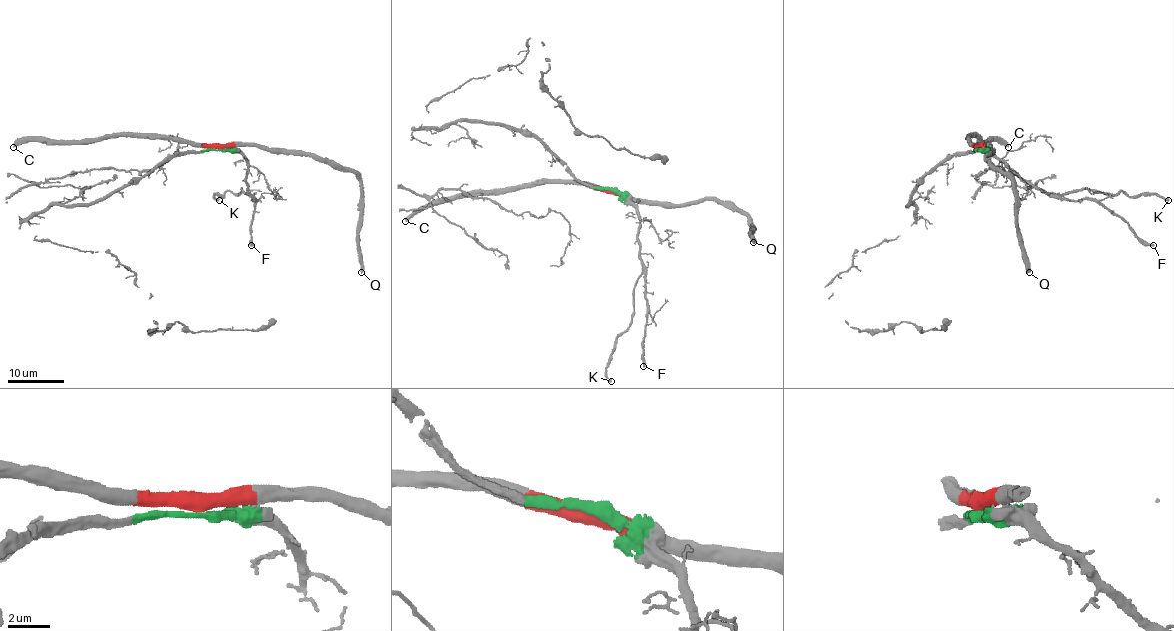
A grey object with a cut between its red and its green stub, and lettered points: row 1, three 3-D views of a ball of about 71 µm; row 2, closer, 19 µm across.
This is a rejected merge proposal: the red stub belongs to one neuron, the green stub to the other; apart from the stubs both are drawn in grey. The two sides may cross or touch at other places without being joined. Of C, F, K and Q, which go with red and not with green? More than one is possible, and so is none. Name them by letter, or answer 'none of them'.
C, Q

